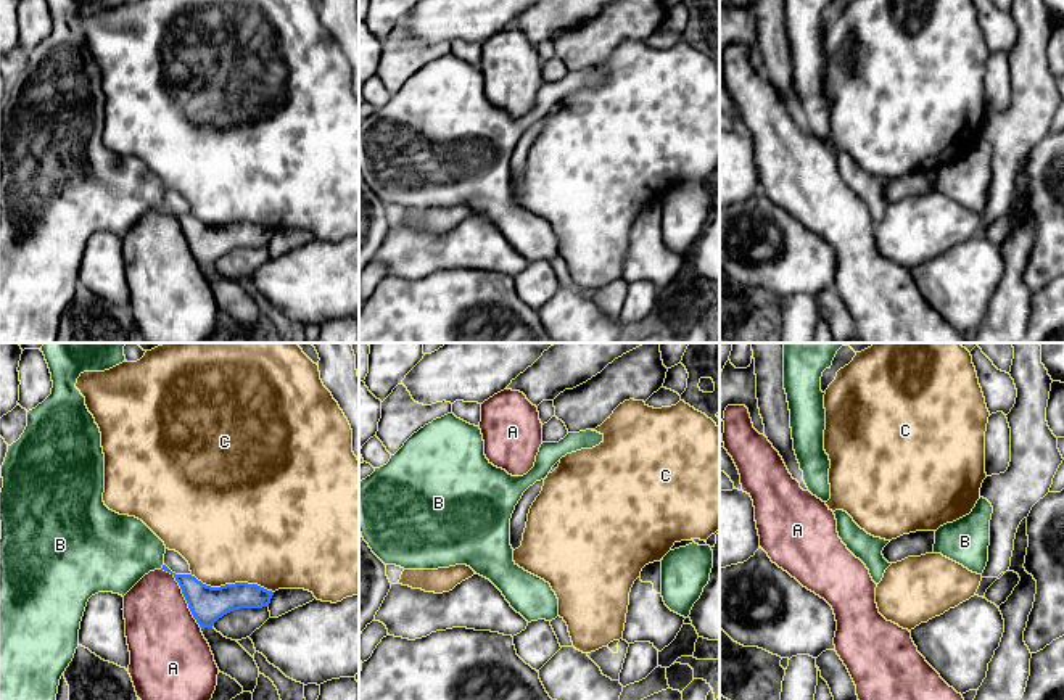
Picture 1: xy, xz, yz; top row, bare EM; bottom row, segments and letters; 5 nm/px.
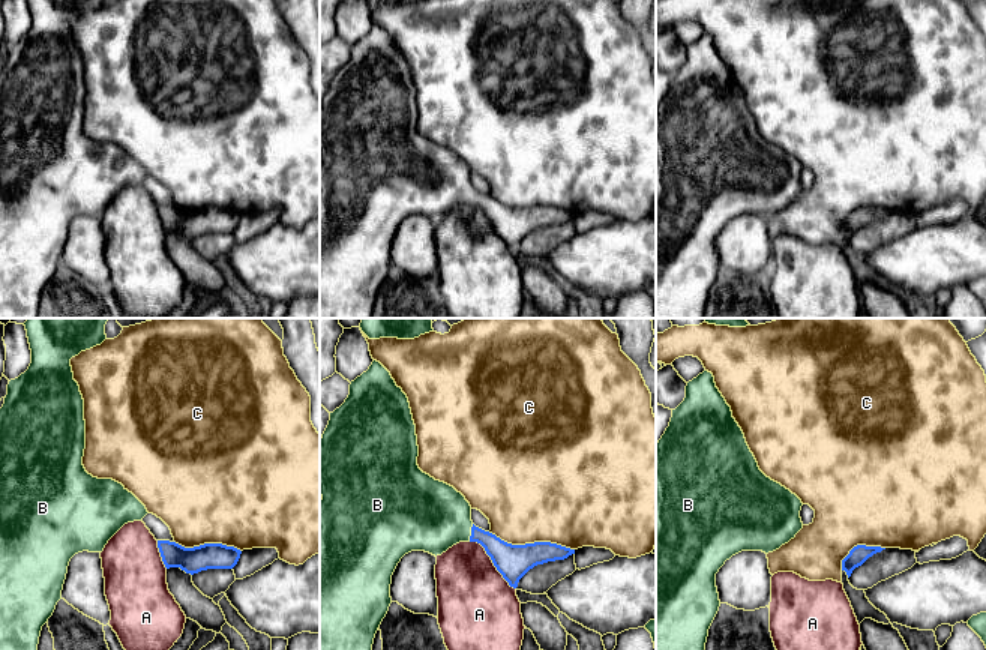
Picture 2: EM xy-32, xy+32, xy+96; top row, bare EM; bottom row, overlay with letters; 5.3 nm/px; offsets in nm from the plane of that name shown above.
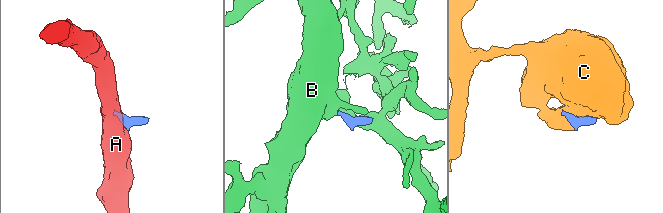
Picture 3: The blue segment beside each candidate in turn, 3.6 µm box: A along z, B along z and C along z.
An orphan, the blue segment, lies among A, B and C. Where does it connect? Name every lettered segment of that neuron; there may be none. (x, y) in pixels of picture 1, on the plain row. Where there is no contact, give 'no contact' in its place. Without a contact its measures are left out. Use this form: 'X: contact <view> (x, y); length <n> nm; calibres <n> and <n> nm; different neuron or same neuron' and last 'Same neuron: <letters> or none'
A: contact xy (184, 235); length 360 nm; calibres 180 and 360 nm; different neuron
B: contact xy (163, 206); length 40 nm; calibres 150 and 360 nm; same neuron
C: contact xy (232, 224); length 420 nm; calibres 180 and 480 nm; different neuron
Same neuron: B

